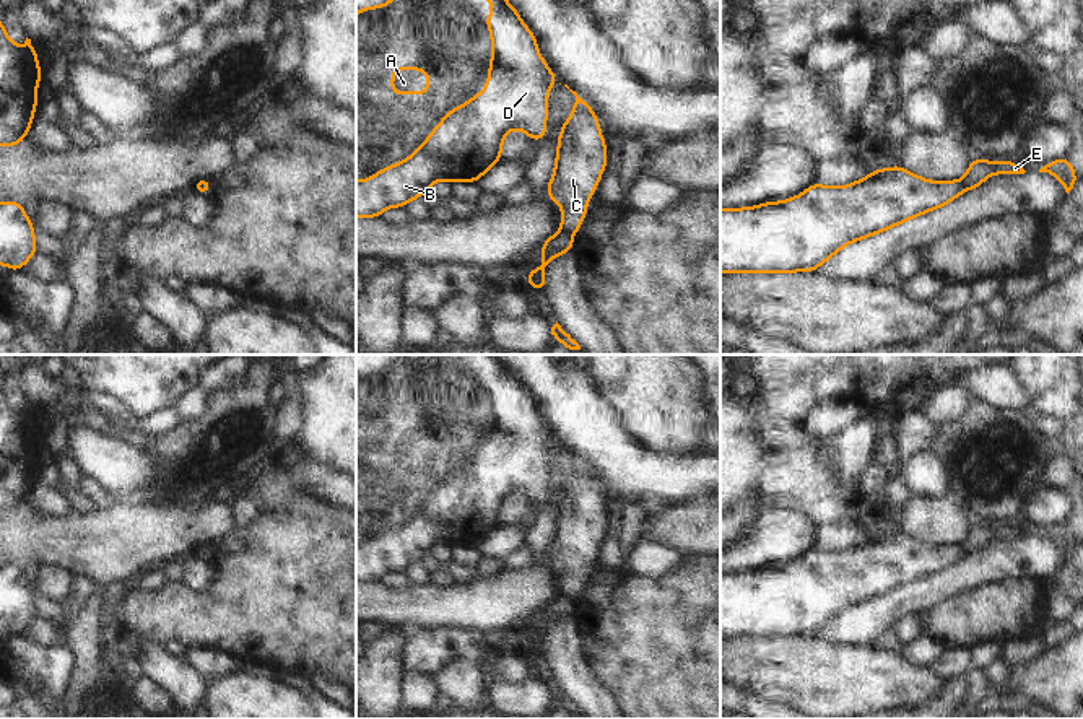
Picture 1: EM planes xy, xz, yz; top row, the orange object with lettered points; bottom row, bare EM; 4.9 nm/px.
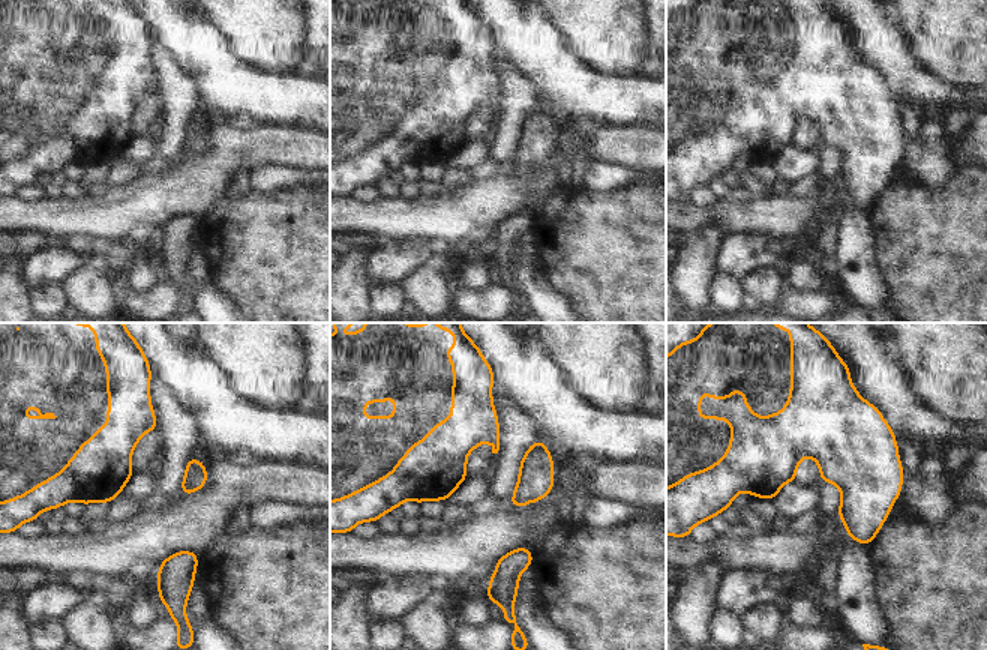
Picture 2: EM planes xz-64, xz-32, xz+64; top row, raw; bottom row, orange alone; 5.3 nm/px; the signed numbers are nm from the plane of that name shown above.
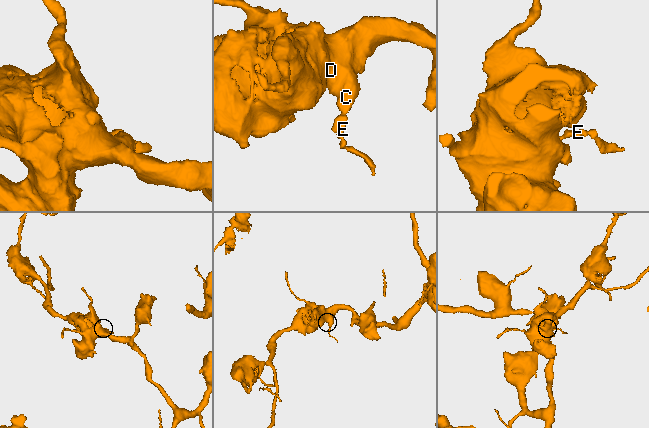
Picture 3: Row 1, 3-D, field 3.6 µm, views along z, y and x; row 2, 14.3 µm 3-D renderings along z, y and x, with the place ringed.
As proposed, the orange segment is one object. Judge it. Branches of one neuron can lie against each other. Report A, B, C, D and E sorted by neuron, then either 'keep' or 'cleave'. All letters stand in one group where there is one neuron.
A B C D / E | cleave

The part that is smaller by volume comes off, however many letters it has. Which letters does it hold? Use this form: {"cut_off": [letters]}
{"cut_off": ["E"]}

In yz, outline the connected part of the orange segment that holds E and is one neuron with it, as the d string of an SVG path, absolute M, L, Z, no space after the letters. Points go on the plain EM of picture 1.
M974 522L968 537L961 543L966 555L979 551L992 538L1024 538L1026 535L1015 525L982 525Z

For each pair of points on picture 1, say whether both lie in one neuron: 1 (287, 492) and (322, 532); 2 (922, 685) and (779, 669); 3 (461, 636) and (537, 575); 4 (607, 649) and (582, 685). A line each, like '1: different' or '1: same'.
1: different
2: same
3: different
4: different

